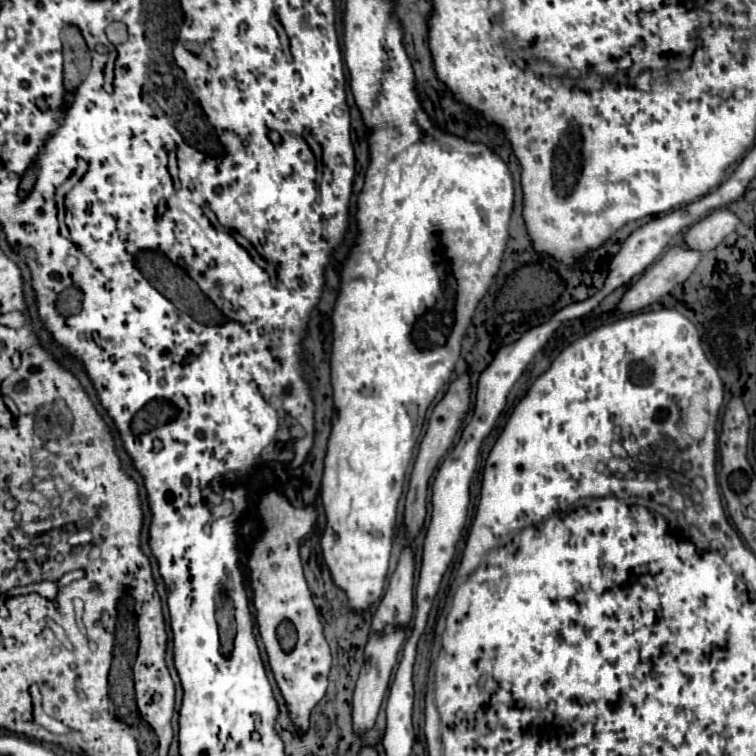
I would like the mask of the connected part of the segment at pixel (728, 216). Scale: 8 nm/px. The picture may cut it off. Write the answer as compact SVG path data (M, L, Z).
M716 209L708 217L704 217L700 223L692 225L686 231L684 243L692 249L698 249L698 251L710 251L718 243L722 243L722 239L726 235L730 235L738 223L740 223L740 219L734 211Z

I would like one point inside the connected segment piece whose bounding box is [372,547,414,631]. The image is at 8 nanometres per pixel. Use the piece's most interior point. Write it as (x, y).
(395, 607)

